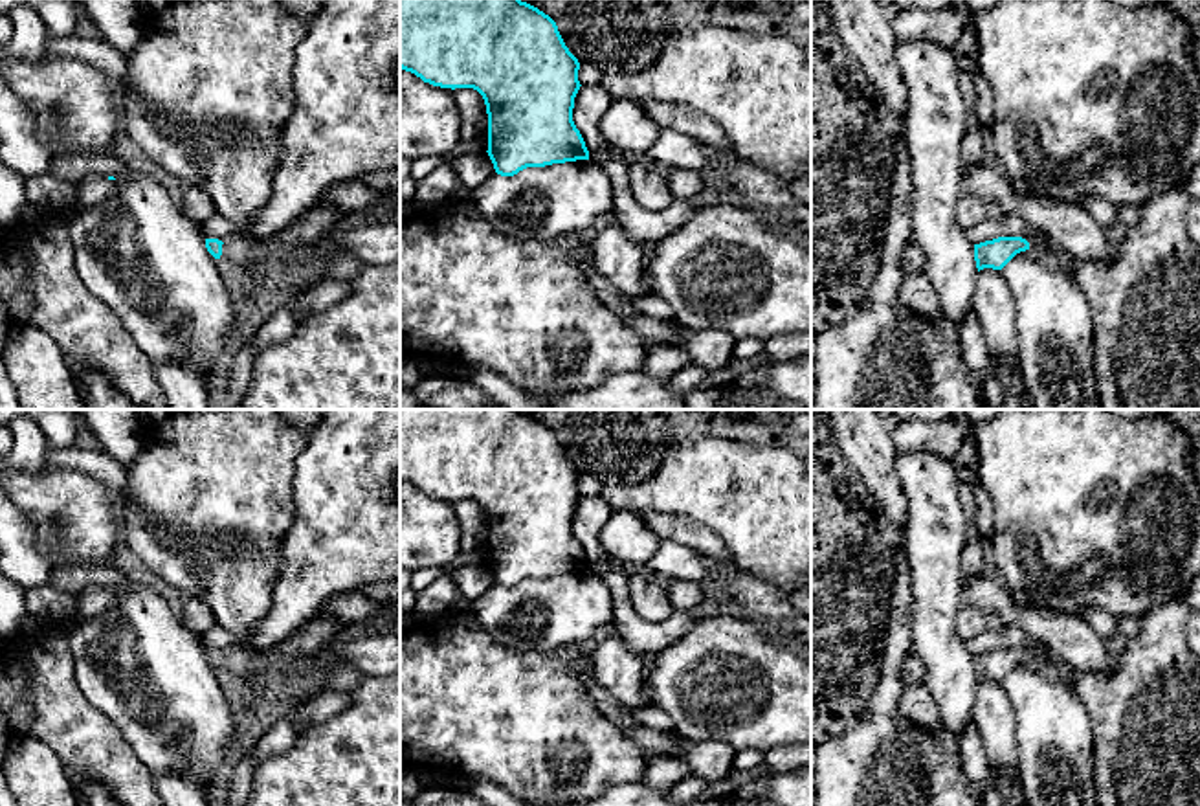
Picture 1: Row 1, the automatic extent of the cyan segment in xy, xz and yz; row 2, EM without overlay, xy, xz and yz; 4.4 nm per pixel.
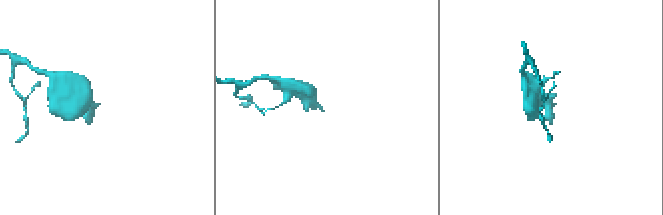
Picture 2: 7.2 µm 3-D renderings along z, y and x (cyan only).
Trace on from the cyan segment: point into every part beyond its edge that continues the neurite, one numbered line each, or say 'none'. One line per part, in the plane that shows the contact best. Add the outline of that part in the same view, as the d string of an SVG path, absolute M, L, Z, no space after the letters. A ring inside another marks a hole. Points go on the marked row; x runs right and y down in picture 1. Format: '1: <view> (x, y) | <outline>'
1: xy (318, 223) | M317 204L303 213L292 226L266 241L244 241L228 237L222 242L222 259L248 266L251 272L275 263L281 268L286 292L305 292L317 279L299 279L314 261L301 257L292 250L294 244L317 244L330 233L339 235L345 229L347 211L328 204Z

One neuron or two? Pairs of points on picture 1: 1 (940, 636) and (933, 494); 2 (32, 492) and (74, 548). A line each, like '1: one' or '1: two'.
1: one
2: one

